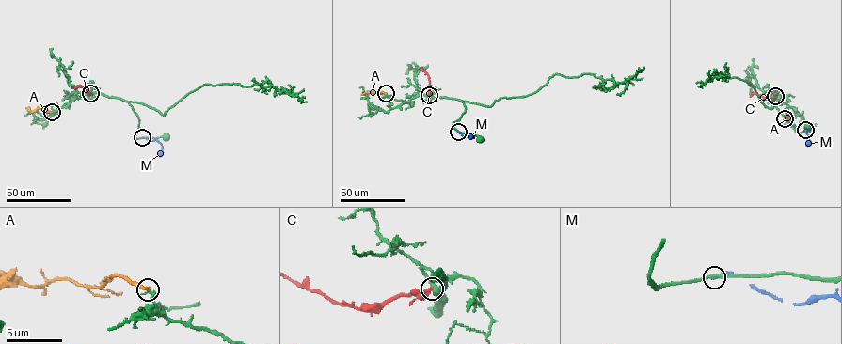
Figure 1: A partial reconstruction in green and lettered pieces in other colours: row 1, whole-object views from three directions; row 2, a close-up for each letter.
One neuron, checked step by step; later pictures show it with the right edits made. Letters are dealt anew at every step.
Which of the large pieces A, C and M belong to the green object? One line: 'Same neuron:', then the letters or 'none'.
Same neuron: none

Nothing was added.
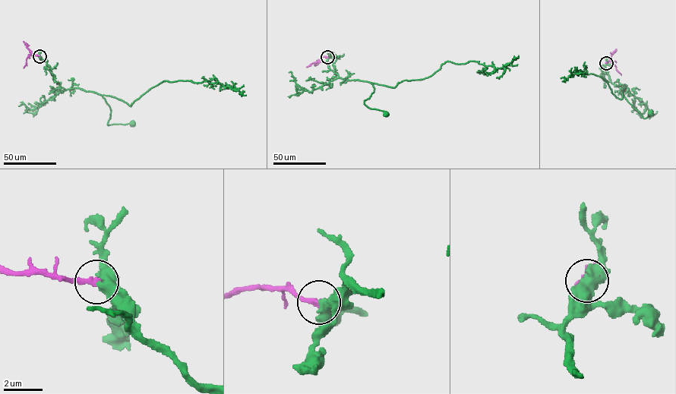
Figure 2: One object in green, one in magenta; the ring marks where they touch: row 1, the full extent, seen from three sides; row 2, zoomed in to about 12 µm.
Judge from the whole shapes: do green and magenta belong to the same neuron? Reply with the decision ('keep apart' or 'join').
join

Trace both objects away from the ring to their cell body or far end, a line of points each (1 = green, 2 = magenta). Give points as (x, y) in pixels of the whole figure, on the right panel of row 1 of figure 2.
1: (606, 63), (610, 81), (622, 90), (625, 87), (622, 89), (624, 97), (633, 108), (645, 118), (650, 112)
2: (606, 63), (610, 60), (613, 62), (621, 75)

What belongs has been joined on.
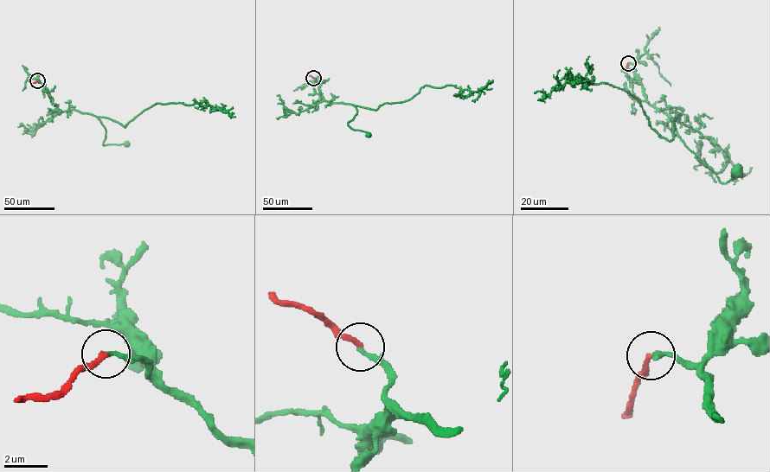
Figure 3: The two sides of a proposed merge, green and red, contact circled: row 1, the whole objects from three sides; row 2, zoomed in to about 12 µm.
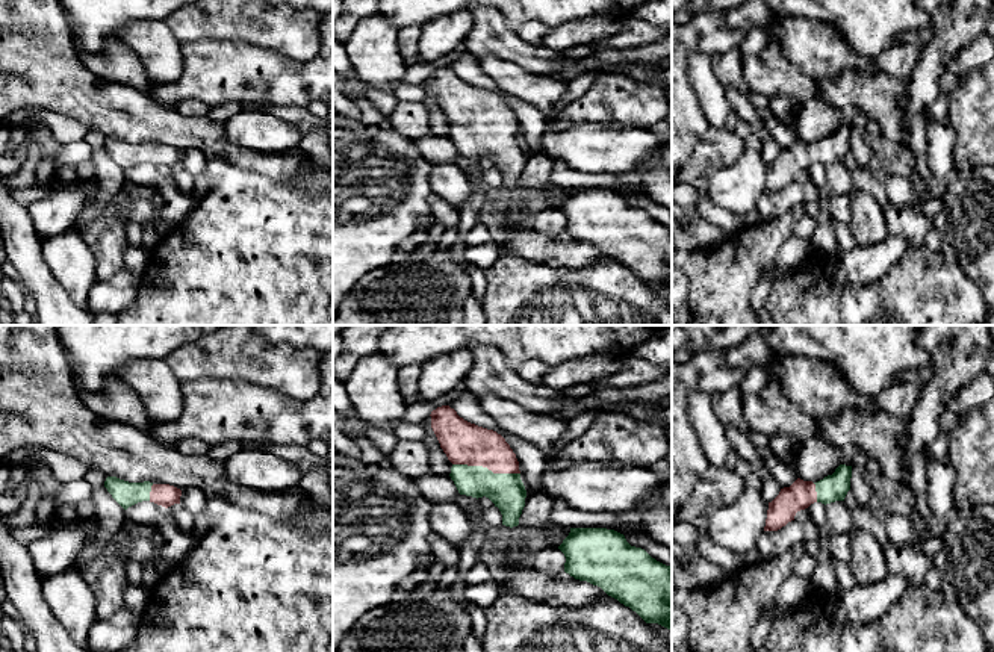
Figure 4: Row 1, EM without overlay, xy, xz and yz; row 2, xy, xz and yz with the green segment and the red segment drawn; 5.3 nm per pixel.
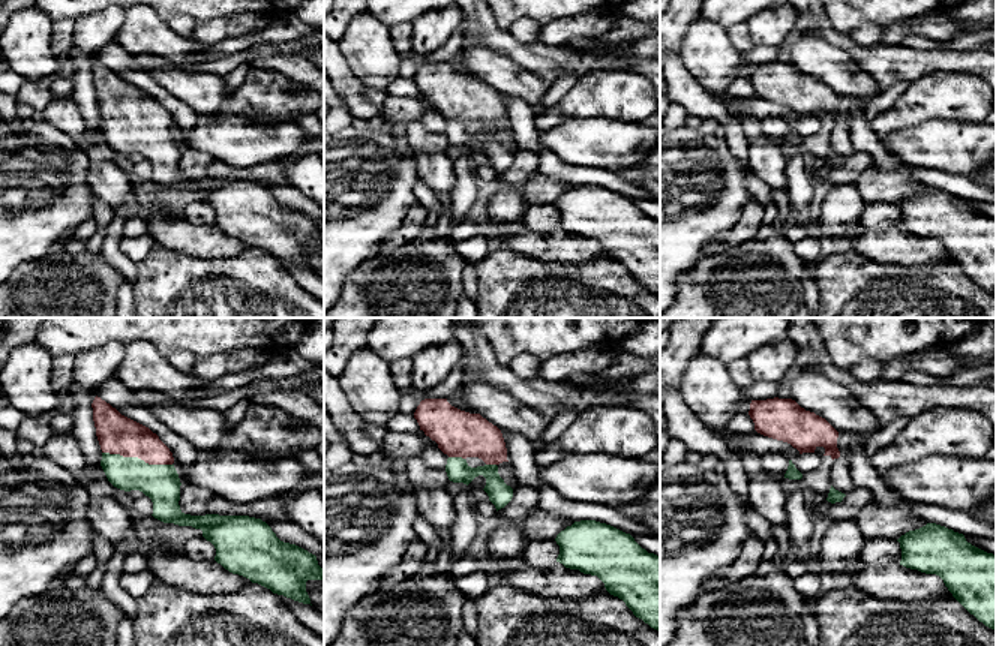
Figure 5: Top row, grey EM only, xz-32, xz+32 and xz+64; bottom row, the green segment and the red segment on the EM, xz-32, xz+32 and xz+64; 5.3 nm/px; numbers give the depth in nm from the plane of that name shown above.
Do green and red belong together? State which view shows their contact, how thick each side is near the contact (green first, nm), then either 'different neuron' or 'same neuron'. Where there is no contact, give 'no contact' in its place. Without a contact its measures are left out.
contact in xz; calibres 190 and 220 nm; same neuron

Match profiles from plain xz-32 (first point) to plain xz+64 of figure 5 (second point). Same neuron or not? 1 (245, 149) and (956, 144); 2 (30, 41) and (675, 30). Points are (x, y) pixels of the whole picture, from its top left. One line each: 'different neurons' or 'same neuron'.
1: same neuron
2: different neurons

